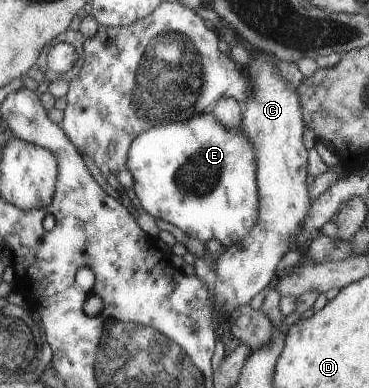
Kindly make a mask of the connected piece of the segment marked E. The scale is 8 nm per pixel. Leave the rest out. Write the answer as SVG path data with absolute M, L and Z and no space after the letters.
M213 112L195 115L187 121L175 121L167 125L155 125L135 137L130 146L126 169L133 178L133 191L142 209L154 218L163 219L182 229L185 235L208 242L218 239L225 248L245 239L261 211L261 195L258 193L258 158L251 137L242 127L227 127L217 121Z

